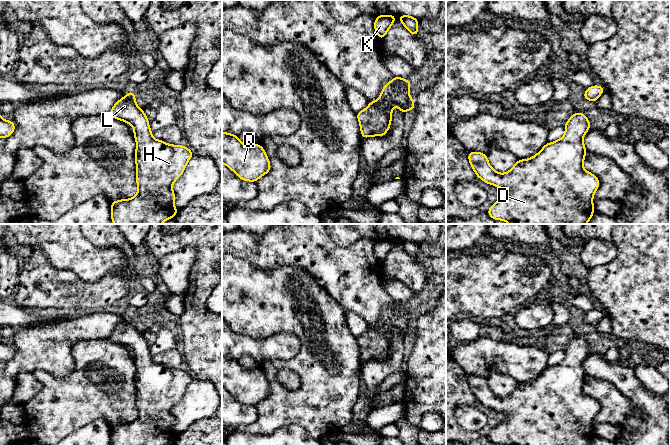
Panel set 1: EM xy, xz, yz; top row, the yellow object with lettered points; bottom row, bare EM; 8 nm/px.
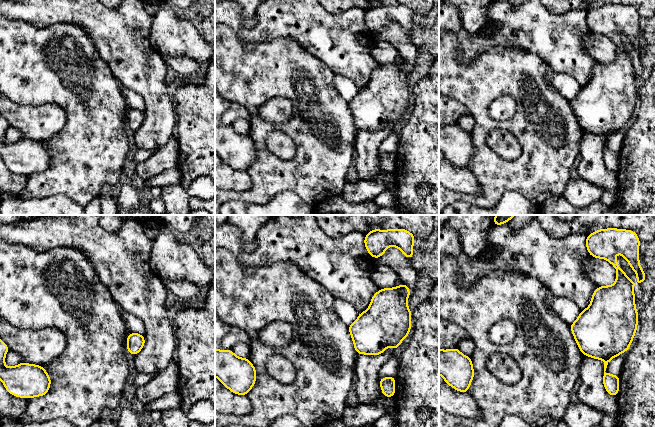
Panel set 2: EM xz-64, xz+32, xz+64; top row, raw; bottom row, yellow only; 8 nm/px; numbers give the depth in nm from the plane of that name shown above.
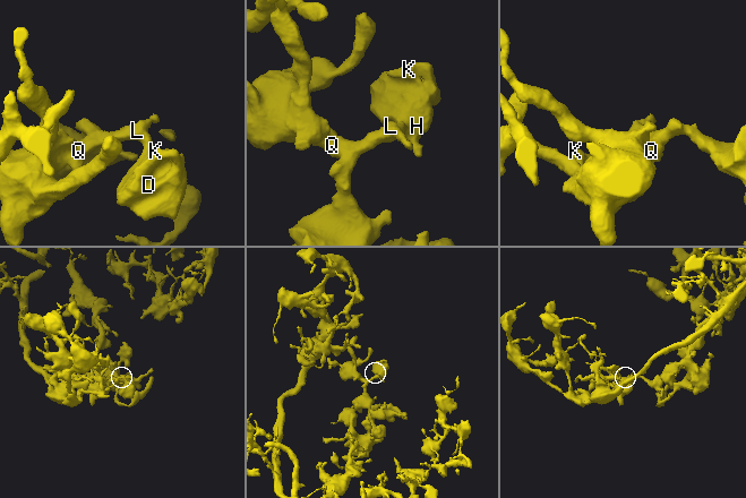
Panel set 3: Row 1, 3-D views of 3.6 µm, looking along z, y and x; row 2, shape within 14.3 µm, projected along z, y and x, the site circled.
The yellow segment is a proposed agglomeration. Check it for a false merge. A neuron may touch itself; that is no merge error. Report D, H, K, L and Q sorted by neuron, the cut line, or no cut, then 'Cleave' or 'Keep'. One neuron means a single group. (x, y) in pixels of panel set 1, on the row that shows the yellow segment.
Groups: D H K L Q. No split. Keep

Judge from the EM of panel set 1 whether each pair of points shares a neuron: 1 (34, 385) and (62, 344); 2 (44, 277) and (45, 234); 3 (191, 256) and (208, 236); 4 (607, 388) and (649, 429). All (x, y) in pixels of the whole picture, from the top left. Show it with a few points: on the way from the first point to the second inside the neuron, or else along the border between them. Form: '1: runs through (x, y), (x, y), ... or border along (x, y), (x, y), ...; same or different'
1: border along (31, 370), (22, 370), (19, 373), (15, 388); different
2: border along (32, 248), (37, 246), (53, 266), (63, 268); different
3: border along (172, 251), (195, 249), (190, 273); different
4: border along (622, 394), (644, 414), (628, 414), (623, 427); different

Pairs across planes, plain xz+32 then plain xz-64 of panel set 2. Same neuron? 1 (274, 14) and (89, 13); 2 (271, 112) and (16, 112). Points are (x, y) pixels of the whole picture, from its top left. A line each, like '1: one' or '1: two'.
1: one
2: one

